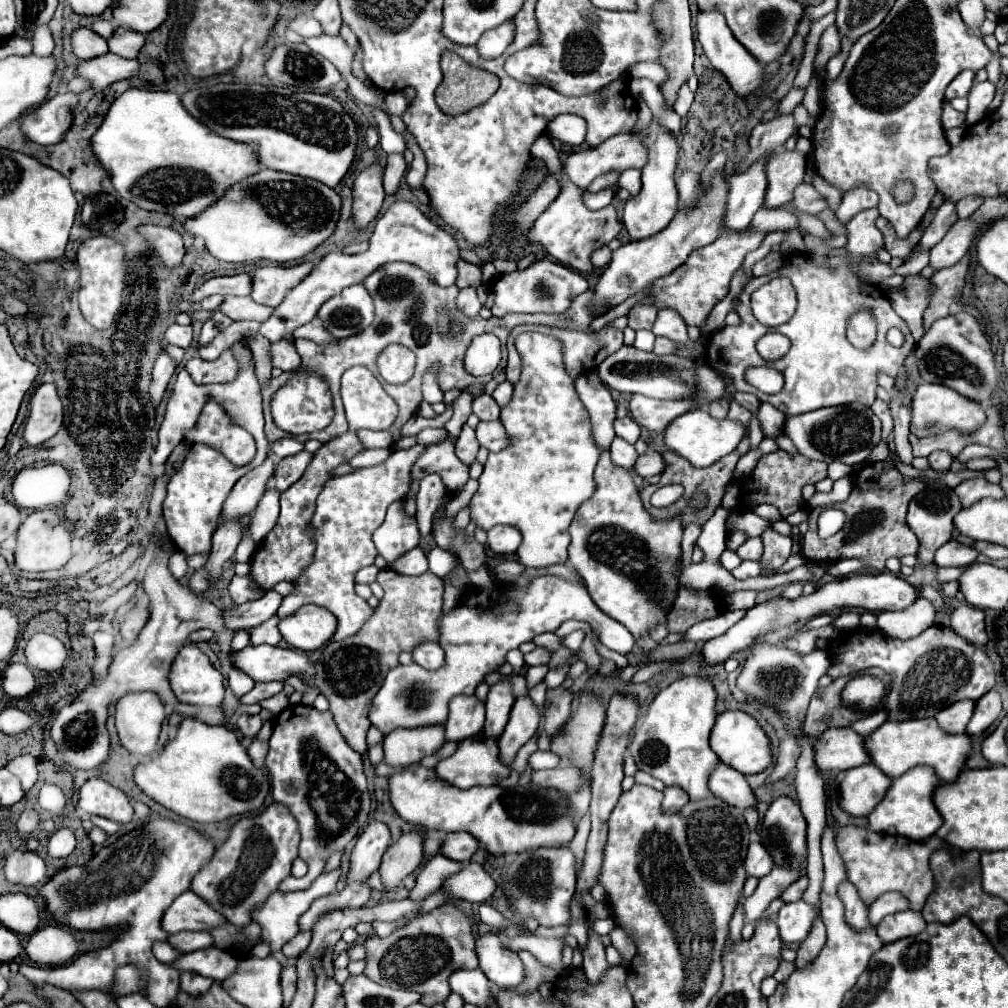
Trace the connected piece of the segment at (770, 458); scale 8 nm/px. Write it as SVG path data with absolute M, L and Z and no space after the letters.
M775 451L775 453L767 453L763 455L753 473L751 473L751 481L755 485L743 485L741 489L741 503L745 509L753 509L761 503L771 503L777 505L783 517L789 517L791 513L799 511L801 505L805 505L803 497L801 497L801 489L809 483L817 483L821 479L827 477L827 463L823 461L811 461L803 455L789 455L785 451Z

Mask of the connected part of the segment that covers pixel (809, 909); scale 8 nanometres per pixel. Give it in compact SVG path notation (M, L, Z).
M803 899L795 903L785 903L775 919L783 943L803 943L817 917L817 907L807 905L807 901Z

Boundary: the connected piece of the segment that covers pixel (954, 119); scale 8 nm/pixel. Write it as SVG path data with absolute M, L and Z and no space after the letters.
M943 103L943 115L941 115L941 125L945 131L959 127L965 120L965 114L956 111L949 103Z

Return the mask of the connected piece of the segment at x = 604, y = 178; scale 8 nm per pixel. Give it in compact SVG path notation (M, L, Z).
M611 172L607 175L602 175L600 177L597 177L591 185L587 188L587 191L591 193L596 193L600 190L610 188L611 186L617 185L617 181L619 179L620 174Z

